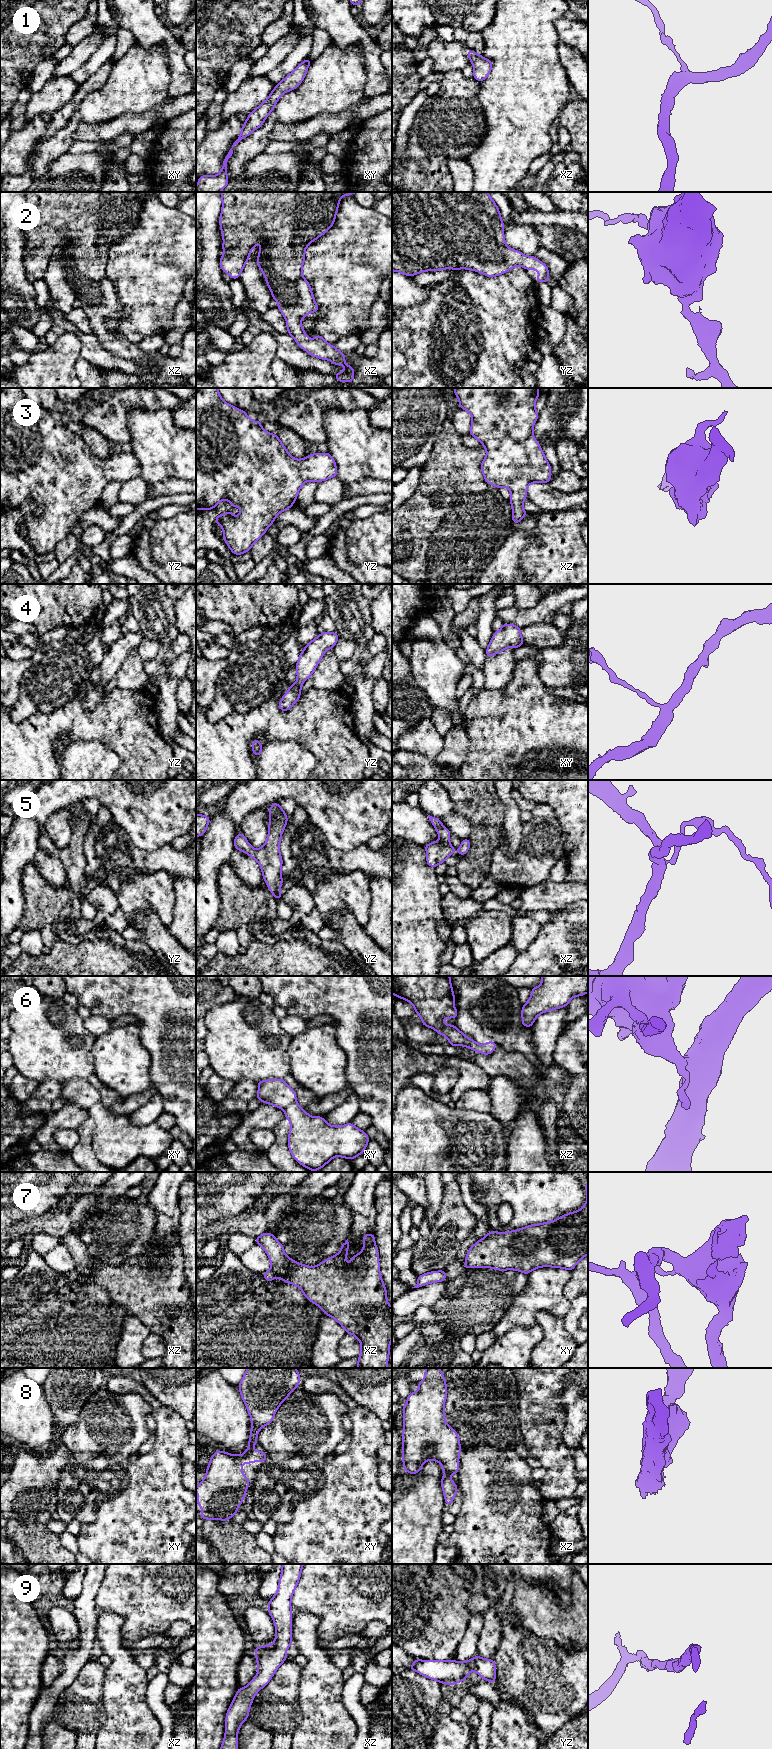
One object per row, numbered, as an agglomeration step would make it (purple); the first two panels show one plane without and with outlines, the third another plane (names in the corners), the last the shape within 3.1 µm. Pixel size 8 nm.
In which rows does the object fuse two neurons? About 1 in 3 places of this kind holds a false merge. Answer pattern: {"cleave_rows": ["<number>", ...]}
{"cleave_rows": ["6", "7", "8"]}

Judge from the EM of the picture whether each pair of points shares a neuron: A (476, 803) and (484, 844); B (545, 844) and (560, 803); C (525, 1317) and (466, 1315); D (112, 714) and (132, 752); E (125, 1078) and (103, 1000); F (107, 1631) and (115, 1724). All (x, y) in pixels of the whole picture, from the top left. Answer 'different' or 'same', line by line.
A: same
B: different
C: different
D: same
E: different
F: same

